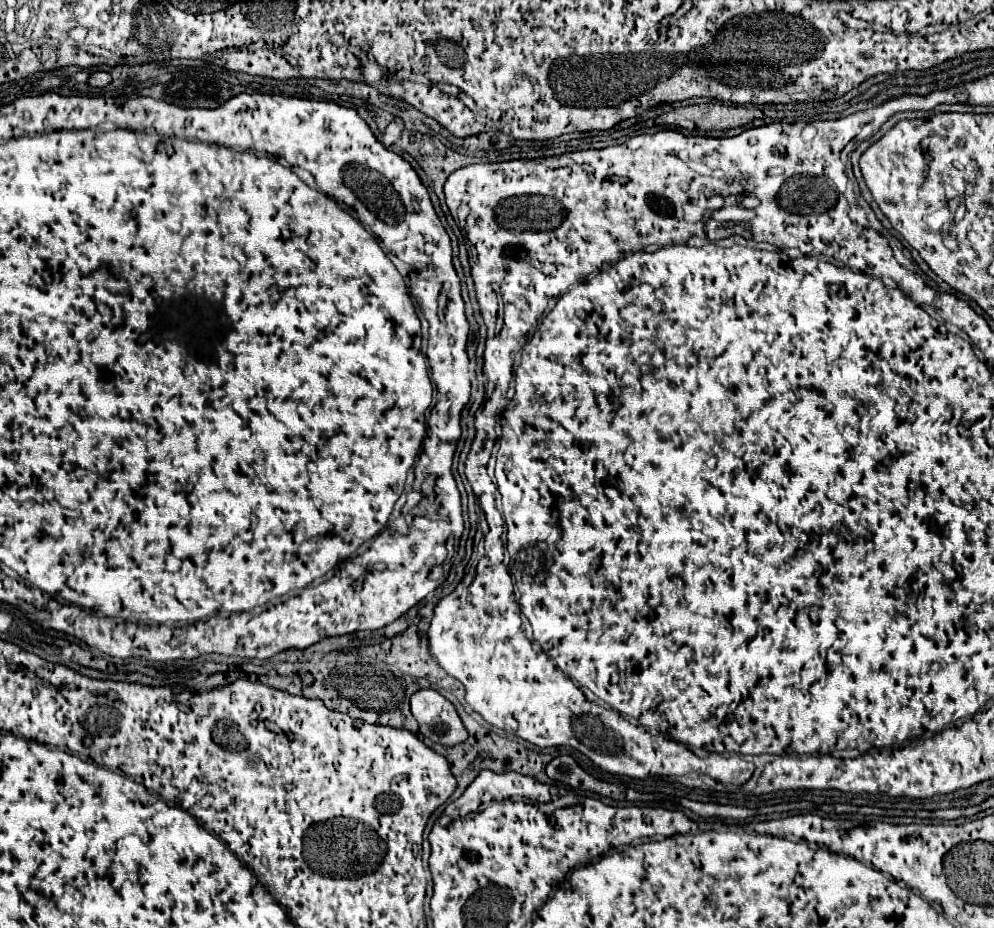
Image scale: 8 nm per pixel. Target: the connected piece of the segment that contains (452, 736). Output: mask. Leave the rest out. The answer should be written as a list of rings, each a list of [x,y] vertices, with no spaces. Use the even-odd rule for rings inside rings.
[[[419,690],[411,696],[411,712],[419,722],[419,732],[443,746],[467,740],[467,730],[455,706],[435,690]]]

